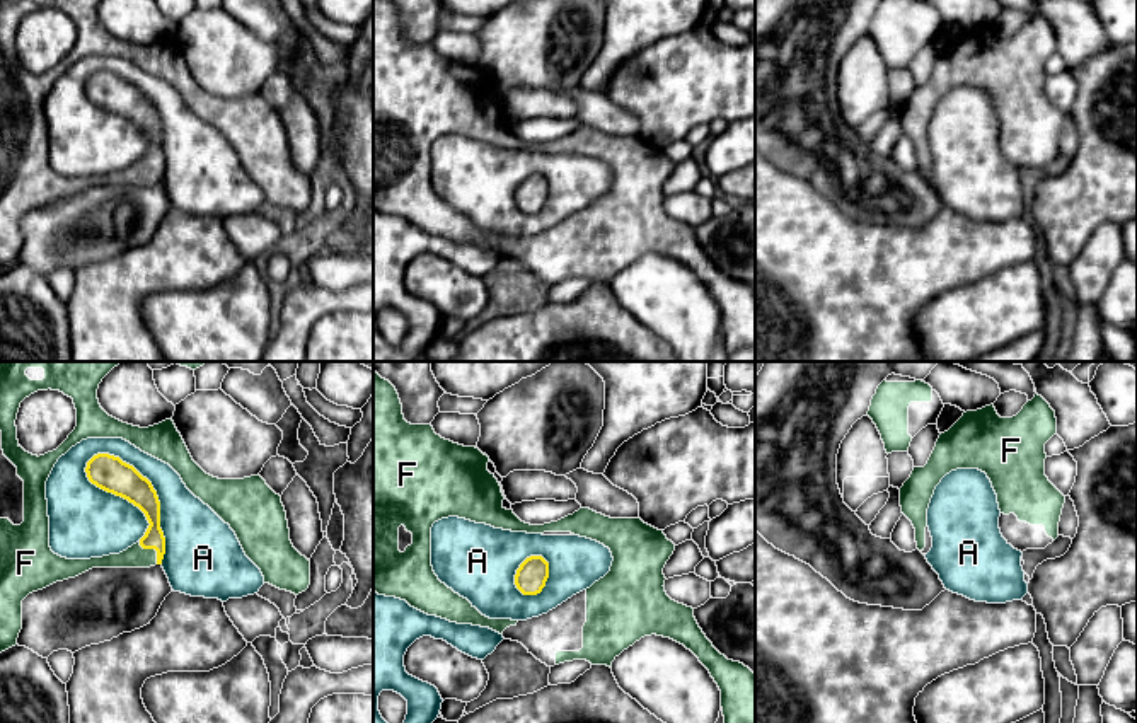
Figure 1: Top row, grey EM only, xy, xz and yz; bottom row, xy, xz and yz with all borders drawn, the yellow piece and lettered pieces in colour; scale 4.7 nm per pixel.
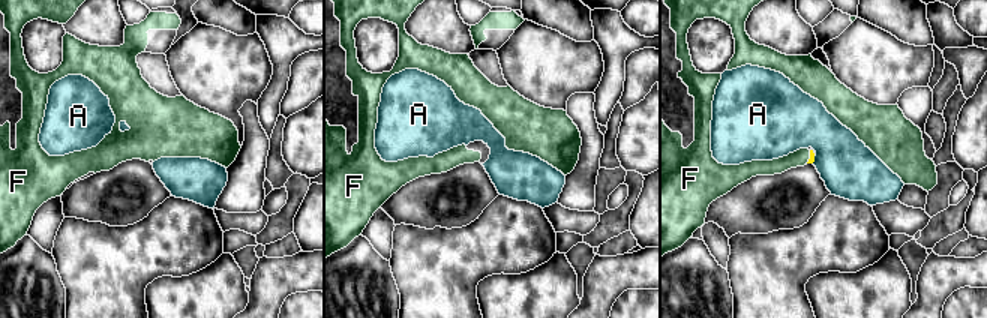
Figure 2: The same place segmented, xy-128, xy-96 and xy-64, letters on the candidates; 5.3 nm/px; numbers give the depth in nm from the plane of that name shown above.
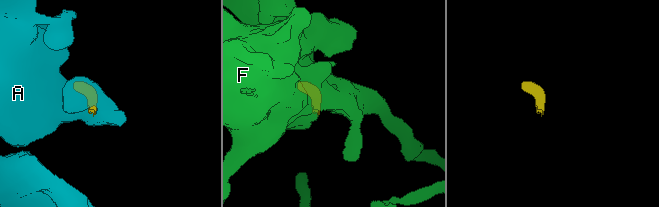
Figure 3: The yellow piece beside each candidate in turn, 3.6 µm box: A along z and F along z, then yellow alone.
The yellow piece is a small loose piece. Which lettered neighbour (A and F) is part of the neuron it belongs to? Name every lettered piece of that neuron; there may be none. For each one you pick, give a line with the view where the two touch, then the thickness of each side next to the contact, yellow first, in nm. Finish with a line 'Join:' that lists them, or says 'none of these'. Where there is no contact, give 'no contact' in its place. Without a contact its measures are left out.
F: meets yellow in xy; 120 nm thick on the yellow side, 110 nm on the other
Join: F

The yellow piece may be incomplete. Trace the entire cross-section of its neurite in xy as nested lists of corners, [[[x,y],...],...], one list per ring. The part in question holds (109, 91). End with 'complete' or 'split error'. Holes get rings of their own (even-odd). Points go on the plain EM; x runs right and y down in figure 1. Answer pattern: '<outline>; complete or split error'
[[[0,0],[0,271],[15,264],[22,247],[22,218],[56,200],[75,196],[92,186],[150,186],[162,182],[165,155],[160,147],[160,119],[152,101],[133,84],[109,72],[94,73],[85,85],[87,95],[97,106],[121,114],[138,124],[147,138],[145,153],[119,172],[90,177],[66,177],[49,165],[49,135],[46,99],[61,73],[87,56],[123,56],[141,70],[169,82],[186,106],[208,123],[235,150],[245,174],[261,188],[264,201],[295,213],[310,203],[310,179],[290,159],[290,147],[281,114],[257,92],[244,97],[218,97],[206,92],[191,75],[172,36],[140,46],[109,34],[99,22],[101,0]],[[38,9],[60,9],[73,17],[77,44],[53,70],[32,73],[17,58],[17,31],[20,20]]]; split error

